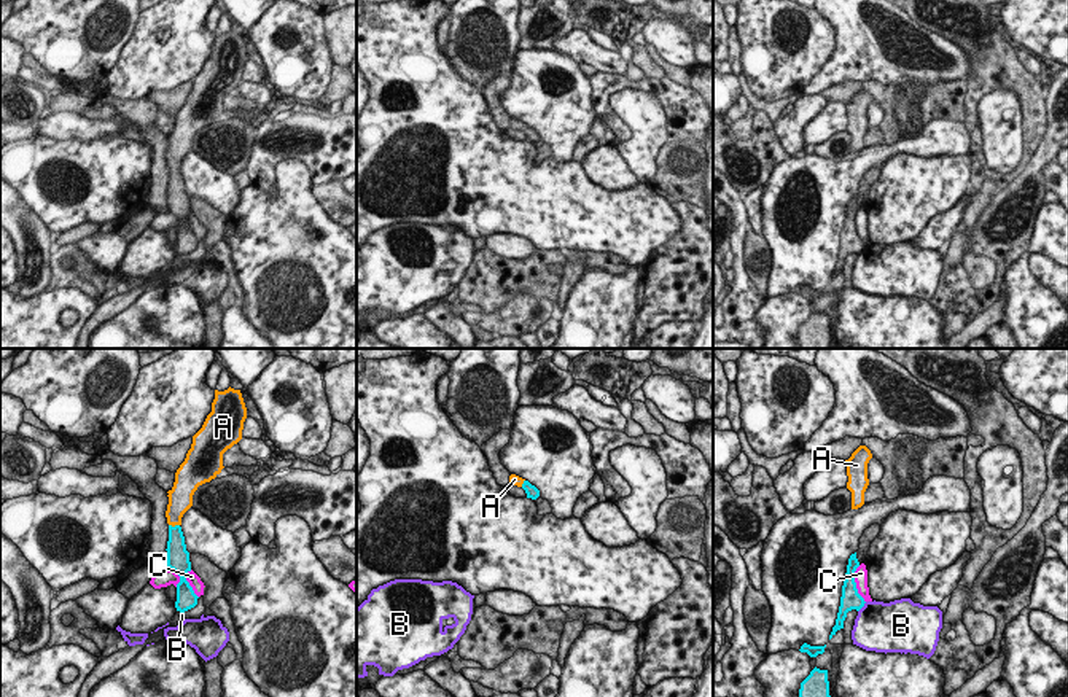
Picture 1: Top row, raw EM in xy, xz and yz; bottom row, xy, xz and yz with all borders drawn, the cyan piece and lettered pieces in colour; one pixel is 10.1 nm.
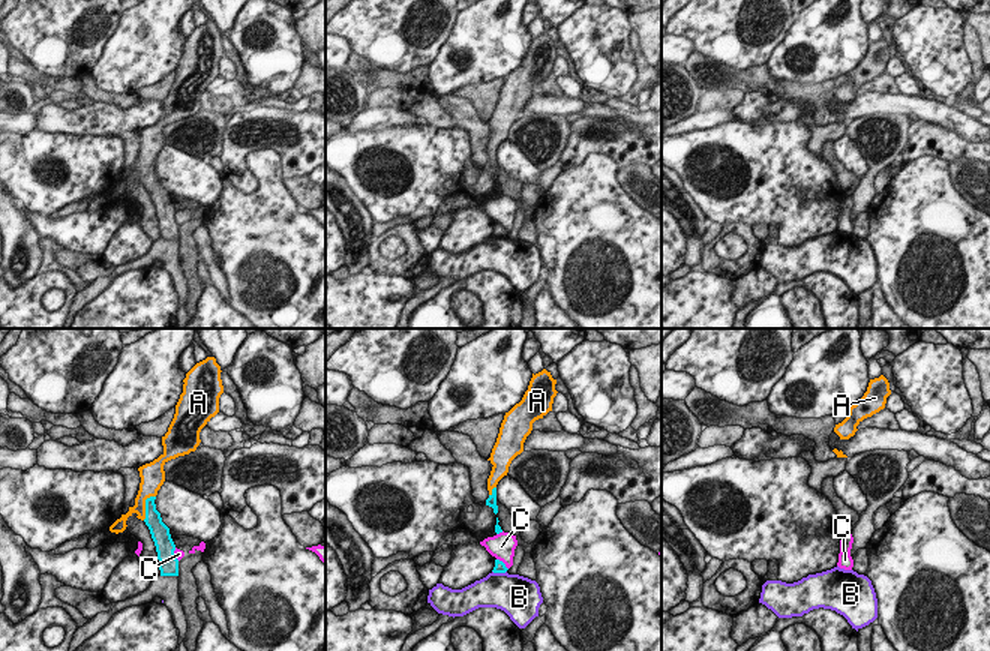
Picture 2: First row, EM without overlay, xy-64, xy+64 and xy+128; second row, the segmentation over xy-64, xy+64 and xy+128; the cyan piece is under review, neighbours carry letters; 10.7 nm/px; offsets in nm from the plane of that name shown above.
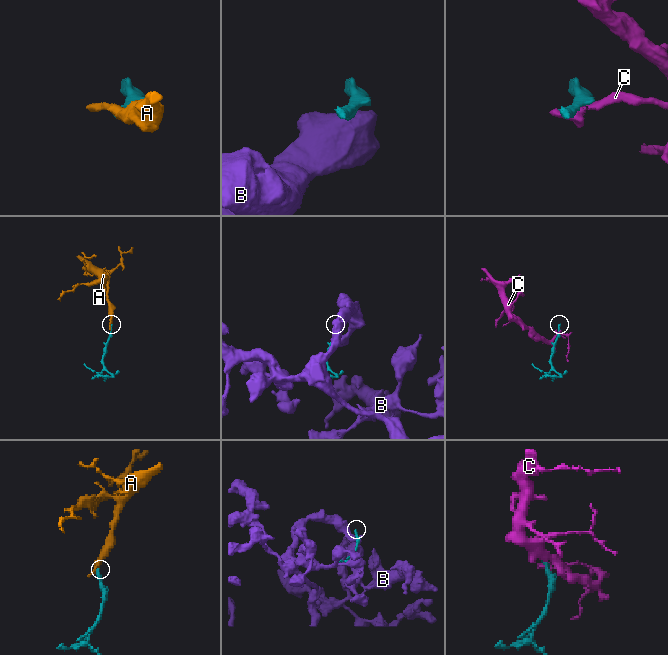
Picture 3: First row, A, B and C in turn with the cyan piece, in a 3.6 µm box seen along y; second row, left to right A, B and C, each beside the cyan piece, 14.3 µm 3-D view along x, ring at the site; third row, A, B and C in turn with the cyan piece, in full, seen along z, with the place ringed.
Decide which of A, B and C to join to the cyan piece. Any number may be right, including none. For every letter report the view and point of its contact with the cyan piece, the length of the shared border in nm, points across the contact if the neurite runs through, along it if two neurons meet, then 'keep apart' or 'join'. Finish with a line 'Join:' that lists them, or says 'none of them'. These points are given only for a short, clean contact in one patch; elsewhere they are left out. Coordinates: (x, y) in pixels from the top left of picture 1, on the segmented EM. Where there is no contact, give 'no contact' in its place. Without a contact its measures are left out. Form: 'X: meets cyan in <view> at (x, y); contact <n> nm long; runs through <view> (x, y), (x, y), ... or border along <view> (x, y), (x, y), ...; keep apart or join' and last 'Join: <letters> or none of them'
A: meets cyan in xy at (175, 525); contact 110 nm long; runs through xy (175, 549), (175, 525), (175, 508), (180, 502); join
B: meets cyan in yz at (863, 605); contact 140 nm long; border along yz (866, 602), (858, 611); keep apart
C: meets cyan in yz at (855, 584); contact 380 nm long; keep apart
Join: A

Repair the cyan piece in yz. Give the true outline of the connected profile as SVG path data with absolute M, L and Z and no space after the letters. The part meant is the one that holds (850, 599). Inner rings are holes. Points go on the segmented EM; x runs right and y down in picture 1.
M855 552L848 559L845 581L842 586L840 606L839 606L836 625L832 627L829 640L836 635L837 630L844 629L844 621L847 617L847 613L852 609L859 611L866 603L864 598L858 594L856 582L855 582L855 571L858 567L859 567L859 562Z

